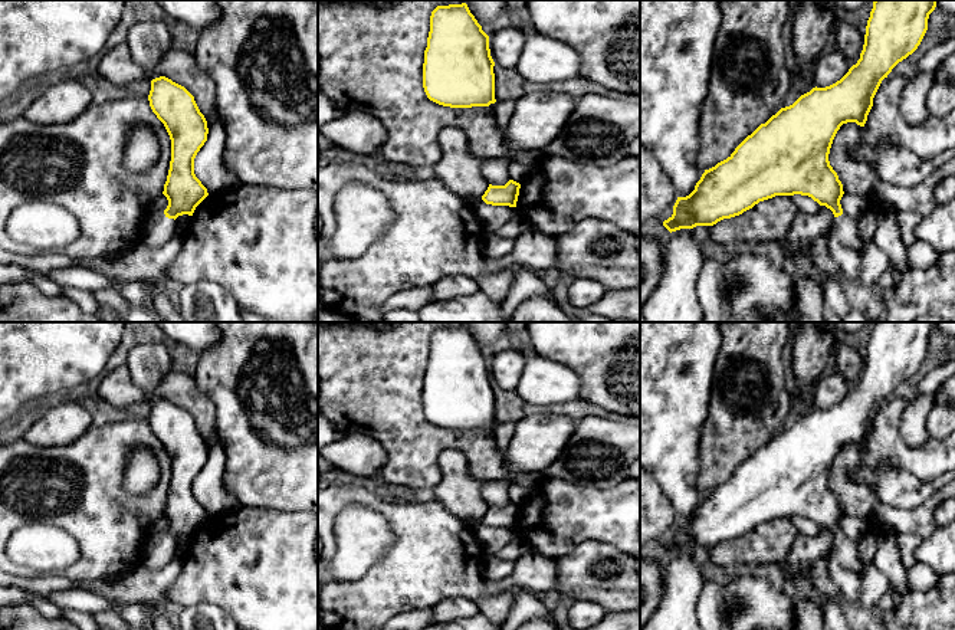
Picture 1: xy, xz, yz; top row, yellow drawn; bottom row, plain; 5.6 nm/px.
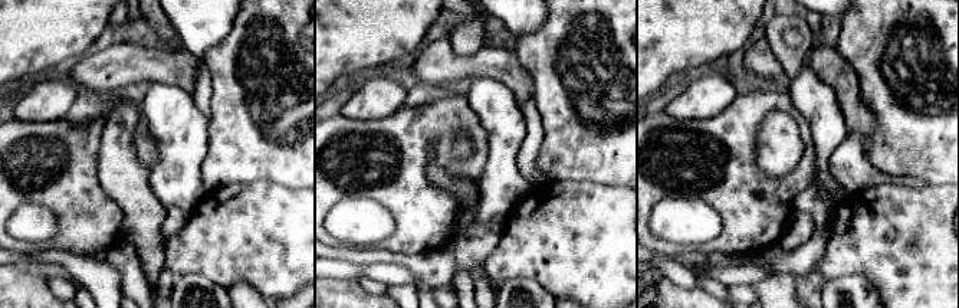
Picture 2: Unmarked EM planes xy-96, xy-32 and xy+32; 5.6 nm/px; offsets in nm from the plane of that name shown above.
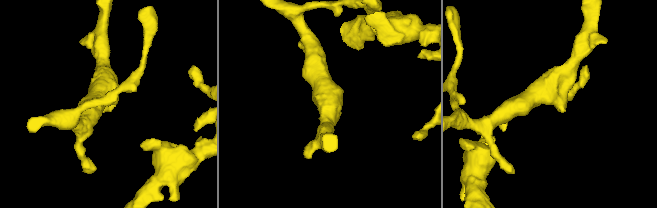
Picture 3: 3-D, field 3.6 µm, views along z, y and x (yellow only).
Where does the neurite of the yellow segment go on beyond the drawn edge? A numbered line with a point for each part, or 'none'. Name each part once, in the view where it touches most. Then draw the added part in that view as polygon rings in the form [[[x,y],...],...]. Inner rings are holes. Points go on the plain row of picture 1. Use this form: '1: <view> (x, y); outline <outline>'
1: xy (158, 551); outline [[[155,532],[151,535],[142,552],[141,564],[150,570],[167,565],[175,555],[175,542],[168,541],[164,534]]]

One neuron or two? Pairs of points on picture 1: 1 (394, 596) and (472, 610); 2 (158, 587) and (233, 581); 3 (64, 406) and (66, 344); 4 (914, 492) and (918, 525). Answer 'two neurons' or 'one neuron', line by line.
1: two neurons
2: two neurons
3: two neurons
4: two neurons

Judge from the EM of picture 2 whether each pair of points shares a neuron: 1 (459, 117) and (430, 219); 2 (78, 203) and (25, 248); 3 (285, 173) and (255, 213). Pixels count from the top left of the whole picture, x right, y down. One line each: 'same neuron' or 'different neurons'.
1: same neuron
2: same neuron
3: different neurons

